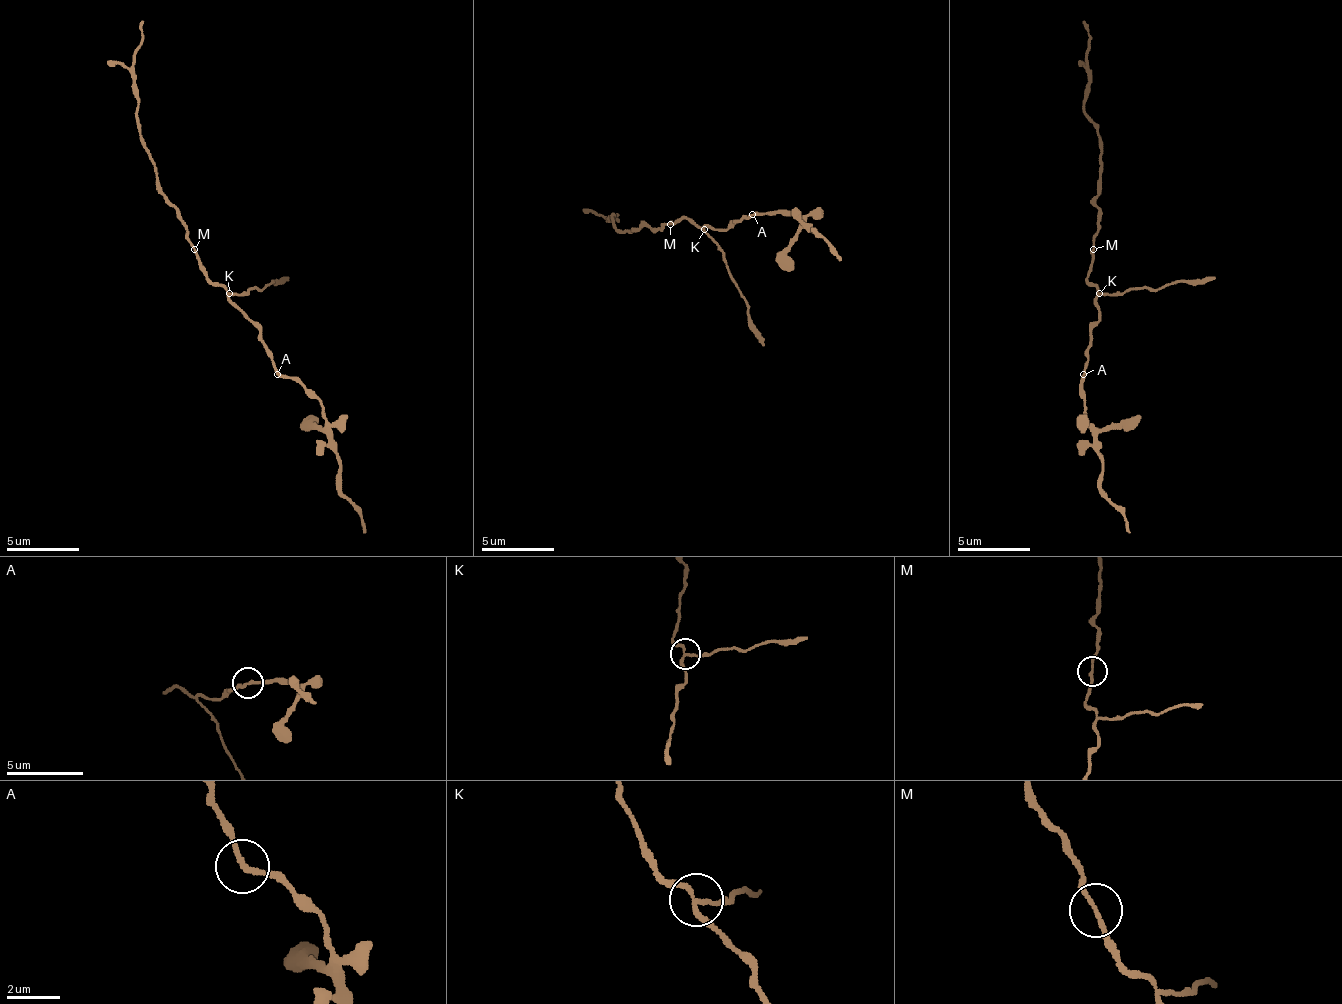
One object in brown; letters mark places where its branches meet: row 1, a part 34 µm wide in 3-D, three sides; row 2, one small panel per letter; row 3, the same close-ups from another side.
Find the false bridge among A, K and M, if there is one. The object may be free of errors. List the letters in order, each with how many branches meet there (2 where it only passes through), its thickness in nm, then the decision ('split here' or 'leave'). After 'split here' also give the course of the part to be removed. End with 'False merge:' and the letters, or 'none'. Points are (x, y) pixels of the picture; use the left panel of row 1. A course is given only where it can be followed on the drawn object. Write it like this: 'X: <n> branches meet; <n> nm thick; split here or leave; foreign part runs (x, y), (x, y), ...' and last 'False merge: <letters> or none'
A: 2 branches meet; 160 nm thick; leave
K: 3 branches meet; 160 nm thick; split here; foreign part runs (230, 294), (277, 283), (288, 276)
M: 2 branches meet; 150 nm thick; leave
False merge: K

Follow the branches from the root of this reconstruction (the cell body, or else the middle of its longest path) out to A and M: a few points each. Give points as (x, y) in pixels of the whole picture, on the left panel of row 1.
A: (226, 290), (226, 297), (259, 330), (259, 341), (277, 374)
M: (226, 290), (208, 276), (193, 250)

